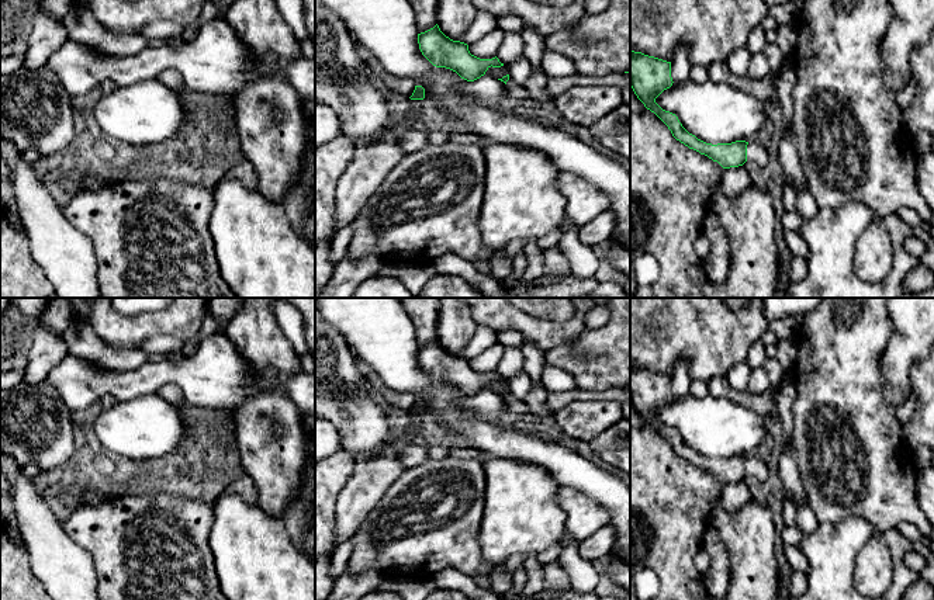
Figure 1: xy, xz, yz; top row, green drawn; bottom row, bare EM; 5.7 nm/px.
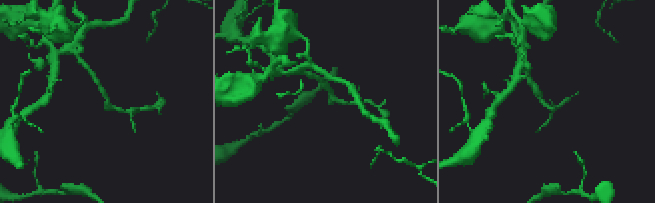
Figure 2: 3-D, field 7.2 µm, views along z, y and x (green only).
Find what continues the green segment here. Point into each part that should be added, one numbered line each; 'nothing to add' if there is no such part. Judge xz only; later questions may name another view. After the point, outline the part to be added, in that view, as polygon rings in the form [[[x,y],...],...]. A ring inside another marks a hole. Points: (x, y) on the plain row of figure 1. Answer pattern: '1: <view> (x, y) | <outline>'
1: xz (373, 475) | [[[414,415],[407,433],[395,440],[388,440],[377,454],[354,457],[353,475],[339,492],[335,504],[338,545],[350,540],[385,490],[405,471],[399,457],[412,443],[412,434],[419,429],[422,419],[422,415]]]

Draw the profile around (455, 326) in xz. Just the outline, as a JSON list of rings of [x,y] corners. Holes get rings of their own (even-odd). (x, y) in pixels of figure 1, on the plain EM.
[[[440,298],[436,330],[437,340],[446,351],[464,357],[463,351],[475,329],[467,298]]]

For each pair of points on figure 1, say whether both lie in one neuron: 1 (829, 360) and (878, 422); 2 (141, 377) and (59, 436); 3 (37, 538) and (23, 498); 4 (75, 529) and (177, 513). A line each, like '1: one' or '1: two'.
1: one
2: two
3: one
4: one

